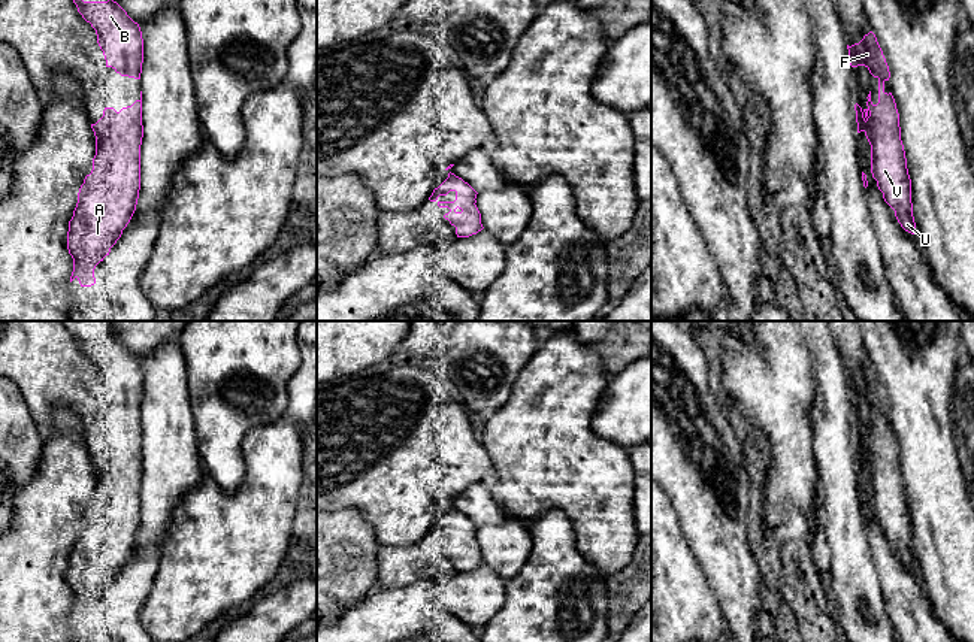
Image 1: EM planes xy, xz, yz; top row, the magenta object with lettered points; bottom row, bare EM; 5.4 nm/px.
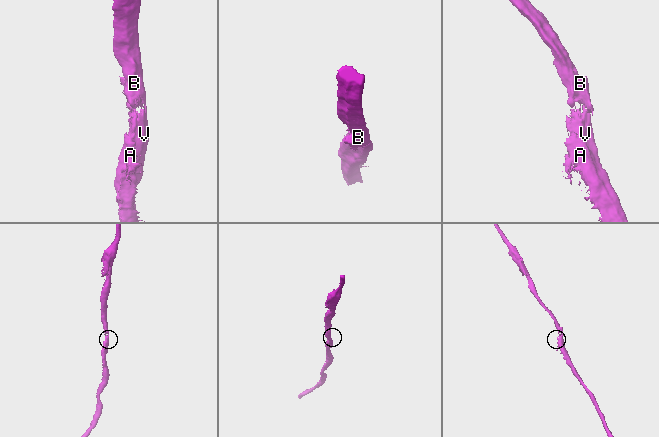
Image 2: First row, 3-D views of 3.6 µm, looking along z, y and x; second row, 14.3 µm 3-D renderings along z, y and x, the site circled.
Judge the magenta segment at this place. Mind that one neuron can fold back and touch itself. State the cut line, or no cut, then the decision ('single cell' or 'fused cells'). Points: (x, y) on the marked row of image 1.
no cut; single cell

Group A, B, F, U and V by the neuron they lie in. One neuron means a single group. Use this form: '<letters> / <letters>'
A B F U V

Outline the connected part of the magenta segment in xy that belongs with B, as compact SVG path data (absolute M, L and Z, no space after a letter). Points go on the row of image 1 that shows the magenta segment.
M73 0L82 18L91 24L103 51L106 67L121 76L140 79L143 39L137 22L114 0Z

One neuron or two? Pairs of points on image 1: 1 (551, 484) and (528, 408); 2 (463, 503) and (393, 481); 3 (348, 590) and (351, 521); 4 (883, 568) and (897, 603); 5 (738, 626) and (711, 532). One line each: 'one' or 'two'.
1: one
2: two
3: one
4: one
5: one

